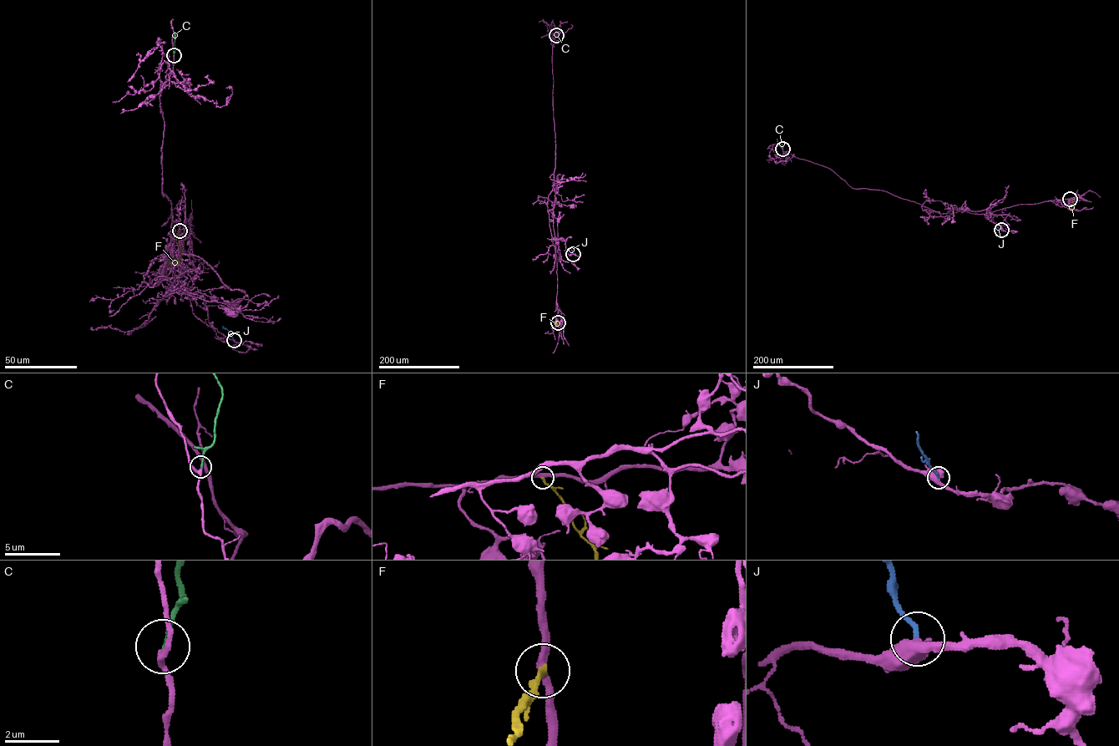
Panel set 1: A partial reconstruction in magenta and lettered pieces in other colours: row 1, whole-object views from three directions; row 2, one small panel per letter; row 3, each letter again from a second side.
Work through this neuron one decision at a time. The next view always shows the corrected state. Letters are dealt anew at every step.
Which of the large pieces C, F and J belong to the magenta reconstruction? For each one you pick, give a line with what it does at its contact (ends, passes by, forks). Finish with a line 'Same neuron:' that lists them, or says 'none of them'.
C: it ends
J: it ends
Same neuron: C, J

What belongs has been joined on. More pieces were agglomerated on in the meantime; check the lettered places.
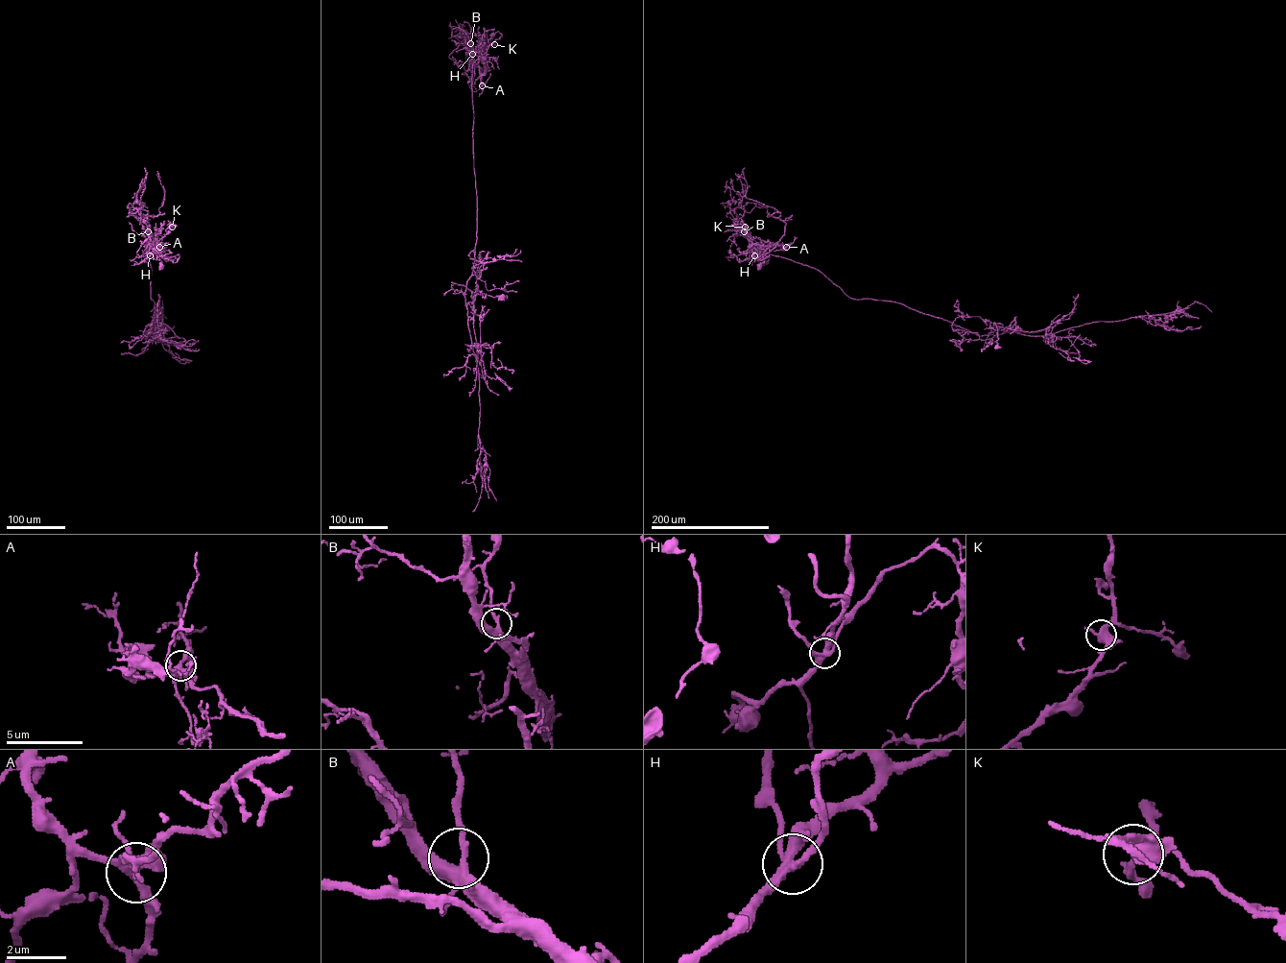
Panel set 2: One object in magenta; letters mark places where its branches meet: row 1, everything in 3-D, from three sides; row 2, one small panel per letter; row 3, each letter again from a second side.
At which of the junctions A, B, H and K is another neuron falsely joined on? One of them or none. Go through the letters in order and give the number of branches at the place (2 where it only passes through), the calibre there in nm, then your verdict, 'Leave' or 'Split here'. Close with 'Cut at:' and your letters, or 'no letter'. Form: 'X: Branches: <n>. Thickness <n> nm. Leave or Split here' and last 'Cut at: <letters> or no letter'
A: Branches: 5. Thickness 320 nm. Leave
B: Branches: 4. Thickness 340 nm. Leave
H: Branches: 5. Thickness 340 nm. Split here
K: Branches: 5. Thickness 380 nm. Leave
Cut at: H

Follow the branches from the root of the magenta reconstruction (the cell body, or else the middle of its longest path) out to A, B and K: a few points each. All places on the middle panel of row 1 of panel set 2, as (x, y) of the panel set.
A: (484, 59), (483, 63), (482, 55), (486, 70), (485, 75), (479, 70), (482, 85)
B: (484, 59), (483, 63), (482, 54), (473, 52), (470, 43)
K: (484, 59), (483, 63), (482, 55), (476, 55), (480, 44), (481, 51), (494, 44)

